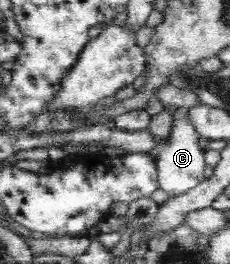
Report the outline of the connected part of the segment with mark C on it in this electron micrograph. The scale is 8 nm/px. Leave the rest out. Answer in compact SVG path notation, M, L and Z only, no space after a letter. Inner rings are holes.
M186 107L172 110L172 129L170 129L168 141L157 151L156 164L158 164L160 187L172 195L180 195L208 179L204 177L205 169L208 169L204 159L206 149L200 145L201 136L191 123L189 112L190 108ZM186 179L202 179L202 181L186 181Z

